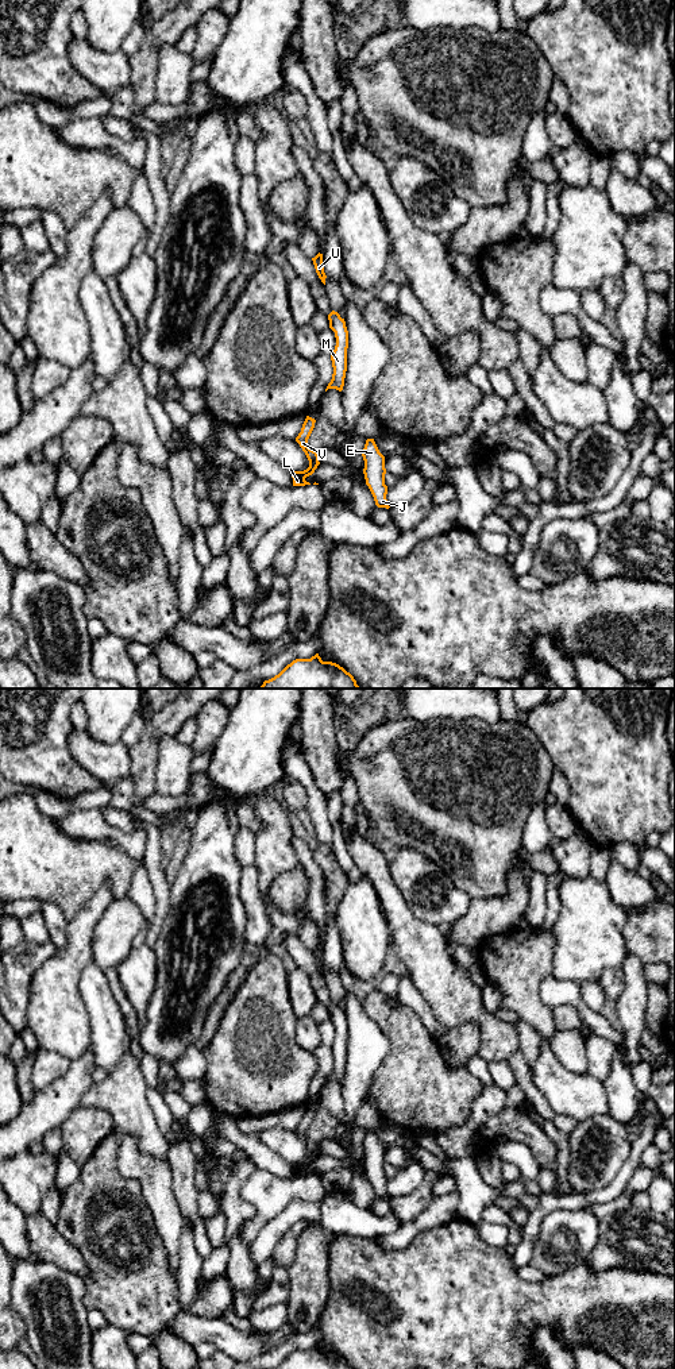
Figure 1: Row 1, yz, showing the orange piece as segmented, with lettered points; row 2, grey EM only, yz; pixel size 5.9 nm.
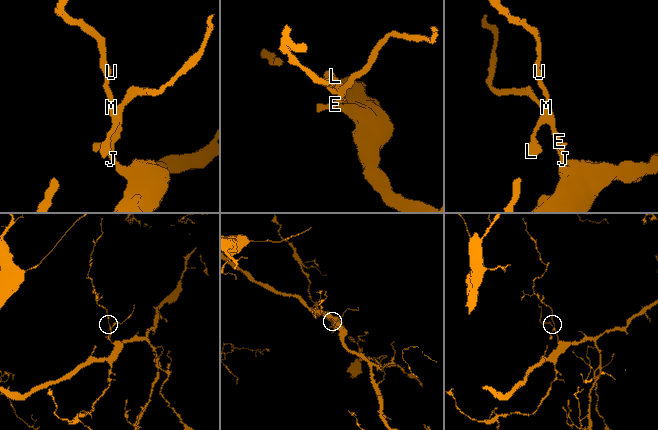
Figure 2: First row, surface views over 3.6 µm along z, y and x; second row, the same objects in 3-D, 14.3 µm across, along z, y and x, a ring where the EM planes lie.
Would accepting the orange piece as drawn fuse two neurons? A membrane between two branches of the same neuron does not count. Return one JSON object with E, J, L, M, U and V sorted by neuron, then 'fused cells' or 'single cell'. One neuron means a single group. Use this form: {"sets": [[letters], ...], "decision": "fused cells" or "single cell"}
{"sets": [["E", "J", "L", "M", "U", "V"]], "decision": "single cell"}

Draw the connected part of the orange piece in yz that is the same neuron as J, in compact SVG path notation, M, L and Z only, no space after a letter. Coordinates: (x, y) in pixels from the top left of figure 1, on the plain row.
M374 1130L366 1131L362 1148L364 1152L363 1165L366 1176L374 1188L375 1196L389 1200L386 1191L387 1177L385 1176L385 1148L379 1144Z

